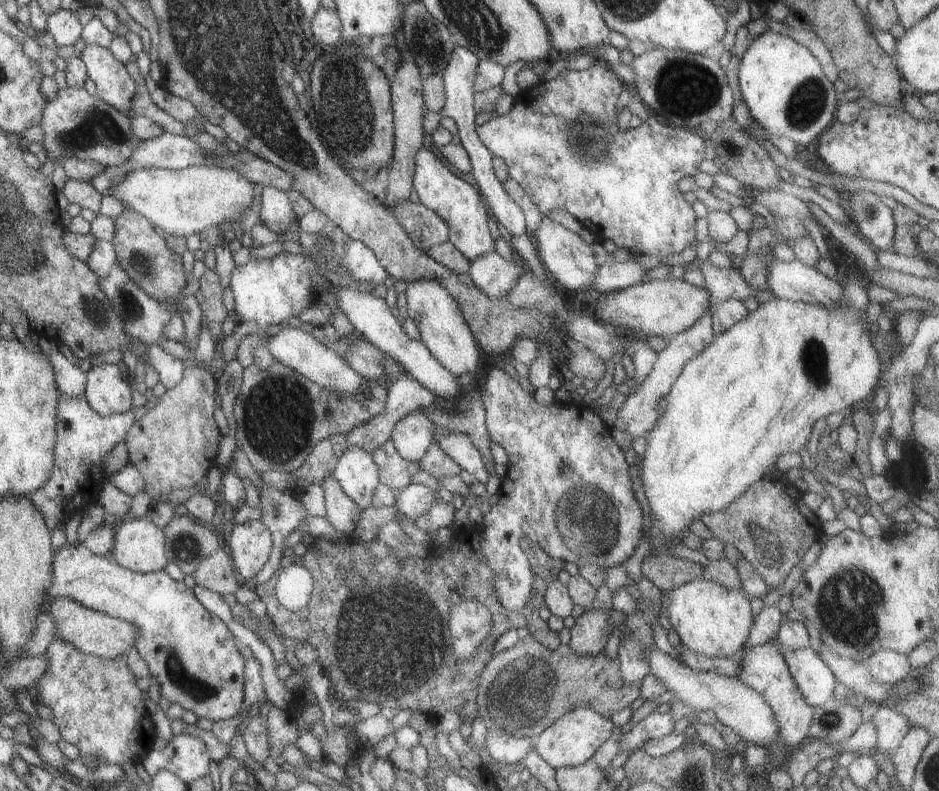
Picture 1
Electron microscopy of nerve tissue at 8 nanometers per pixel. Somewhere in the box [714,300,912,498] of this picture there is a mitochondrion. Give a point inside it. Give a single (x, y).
(814, 355)

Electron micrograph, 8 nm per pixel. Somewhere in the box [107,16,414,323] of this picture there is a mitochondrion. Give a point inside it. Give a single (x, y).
(344, 105)

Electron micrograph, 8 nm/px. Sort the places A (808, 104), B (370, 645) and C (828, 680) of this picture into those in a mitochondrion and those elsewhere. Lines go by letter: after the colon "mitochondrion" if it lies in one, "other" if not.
A: mitochondrion
B: mitochondrion
C: other

